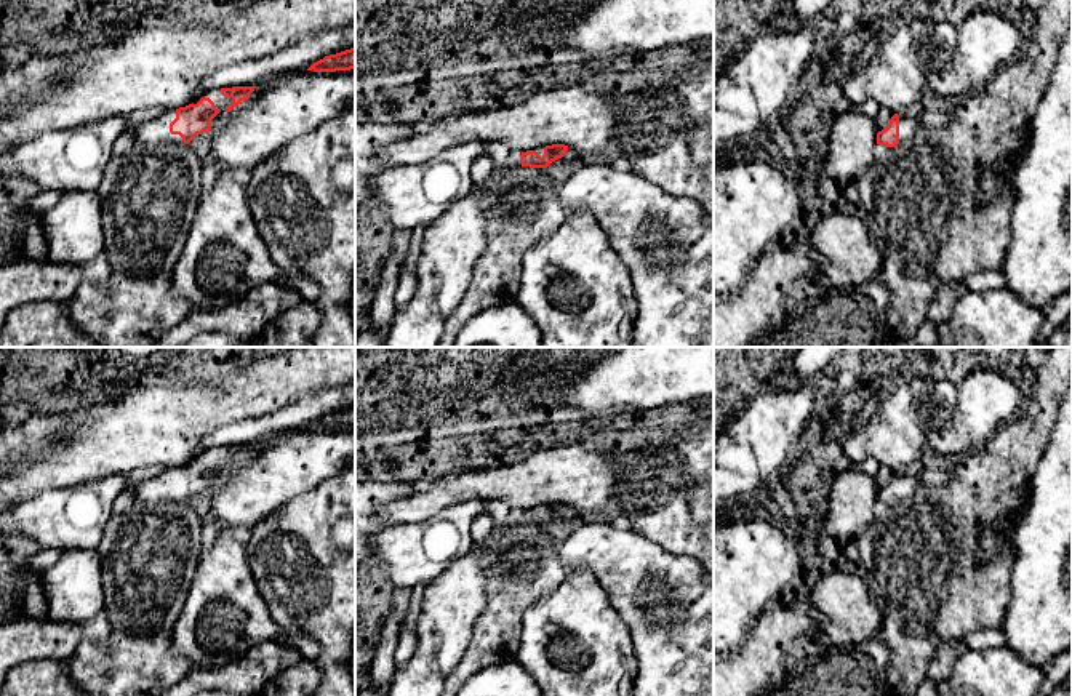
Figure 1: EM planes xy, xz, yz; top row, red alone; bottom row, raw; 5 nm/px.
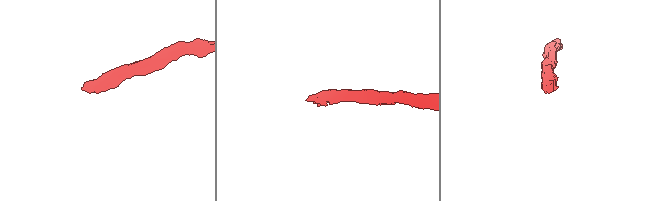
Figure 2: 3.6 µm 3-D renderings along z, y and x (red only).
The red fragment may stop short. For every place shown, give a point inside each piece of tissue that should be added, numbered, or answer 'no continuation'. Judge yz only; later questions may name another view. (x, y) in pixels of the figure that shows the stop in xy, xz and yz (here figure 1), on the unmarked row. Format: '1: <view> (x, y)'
1: yz (909, 485)

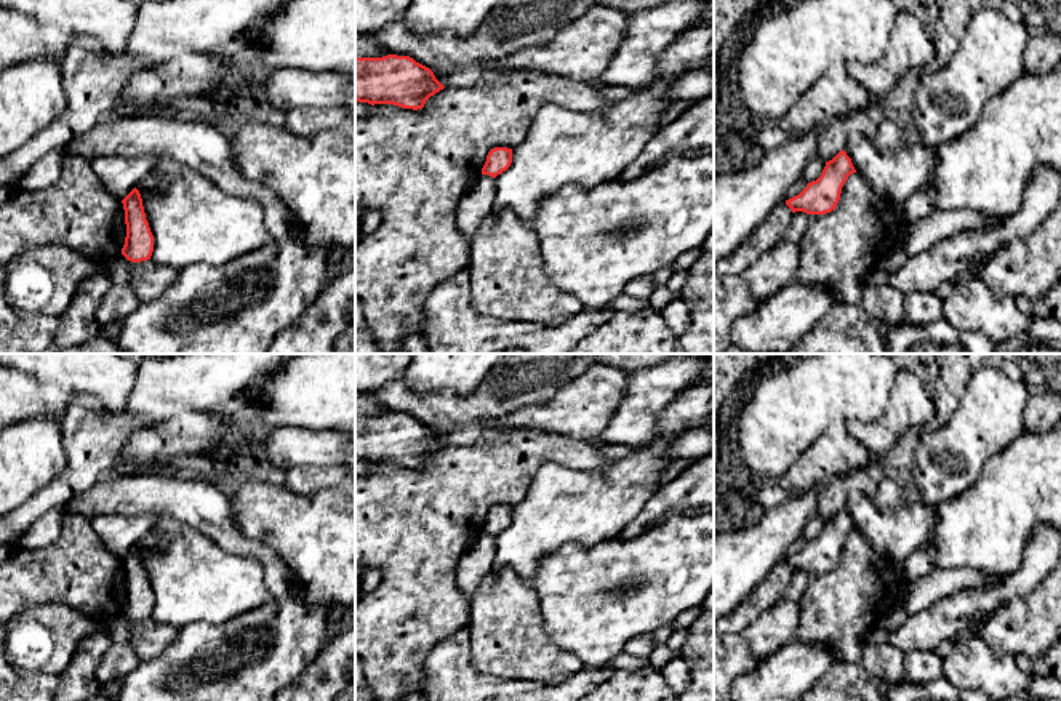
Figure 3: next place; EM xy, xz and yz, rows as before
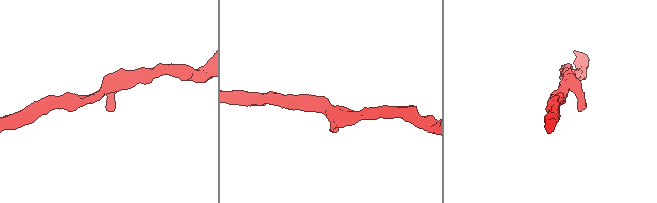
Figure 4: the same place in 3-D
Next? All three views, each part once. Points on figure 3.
no continuation

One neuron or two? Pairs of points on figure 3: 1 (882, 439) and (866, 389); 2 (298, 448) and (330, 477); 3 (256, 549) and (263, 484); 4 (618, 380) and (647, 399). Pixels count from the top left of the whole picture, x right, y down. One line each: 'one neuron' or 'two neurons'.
1: two neurons
2: two neurons
3: two neurons
4: two neurons

